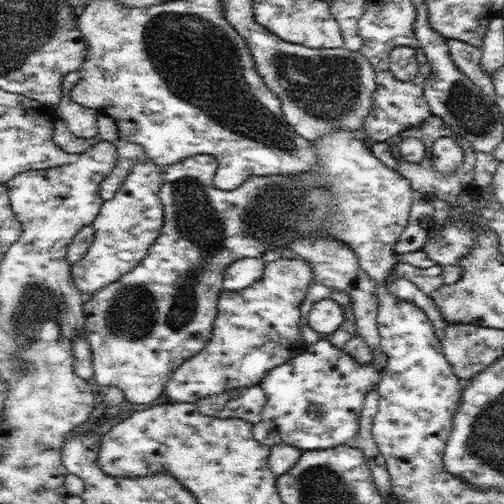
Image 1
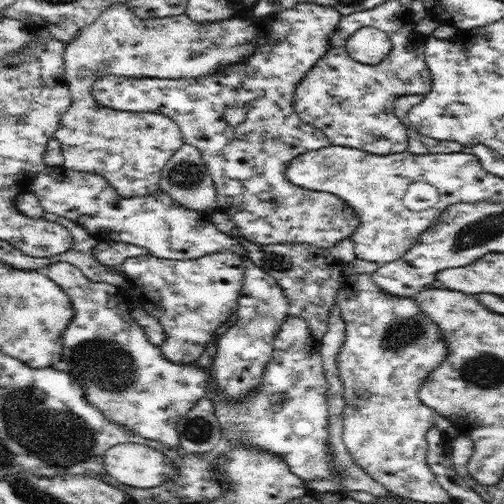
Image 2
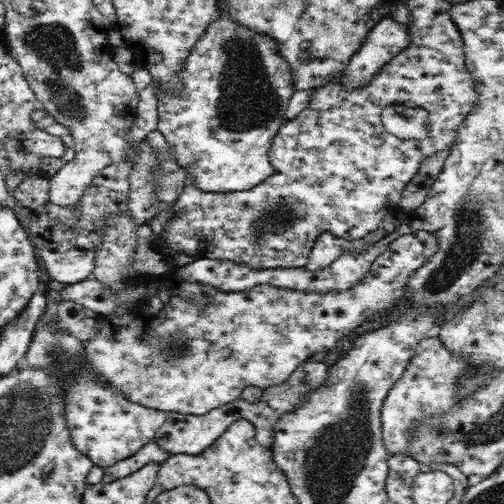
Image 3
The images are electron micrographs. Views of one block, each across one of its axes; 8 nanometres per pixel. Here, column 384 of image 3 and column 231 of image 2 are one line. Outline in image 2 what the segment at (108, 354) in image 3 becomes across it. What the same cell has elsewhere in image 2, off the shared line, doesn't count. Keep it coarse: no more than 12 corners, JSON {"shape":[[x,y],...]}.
{"shape":[[145,254],[121,268],[163,326],[159,350],[199,360],[235,312],[243,258]]}

